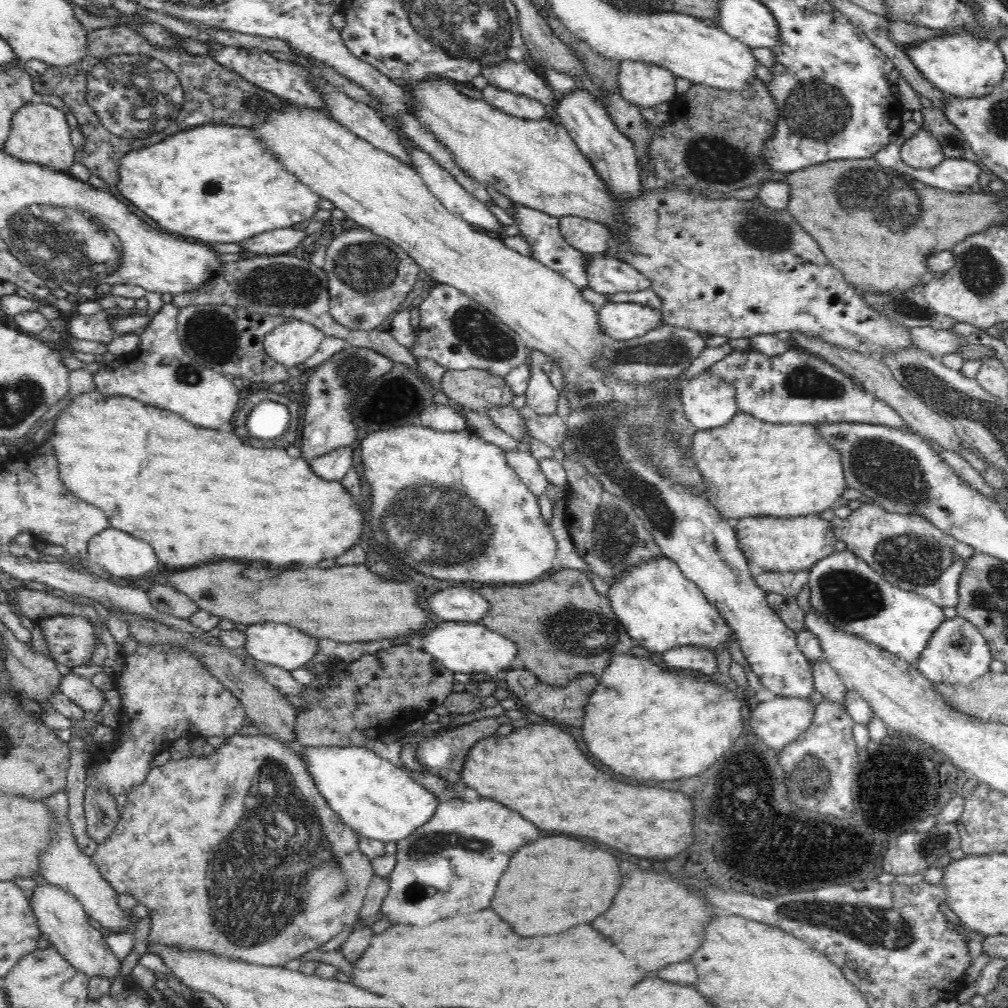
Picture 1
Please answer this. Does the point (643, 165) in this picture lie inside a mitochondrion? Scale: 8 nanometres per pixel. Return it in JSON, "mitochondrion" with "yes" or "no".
{"mitochondrion":"no"}

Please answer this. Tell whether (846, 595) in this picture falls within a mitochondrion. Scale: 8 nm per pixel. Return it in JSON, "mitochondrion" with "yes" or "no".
{"mitochondrion":"yes"}

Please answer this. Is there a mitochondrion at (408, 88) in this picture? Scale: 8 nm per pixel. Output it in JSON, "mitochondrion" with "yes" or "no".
{"mitochondrion":"no"}

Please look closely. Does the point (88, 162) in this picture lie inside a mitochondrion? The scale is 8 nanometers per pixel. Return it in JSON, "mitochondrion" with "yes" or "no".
{"mitochondrion":"no"}

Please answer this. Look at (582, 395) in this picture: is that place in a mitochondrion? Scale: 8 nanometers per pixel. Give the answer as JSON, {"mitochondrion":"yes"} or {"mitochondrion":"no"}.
{"mitochondrion":"yes"}

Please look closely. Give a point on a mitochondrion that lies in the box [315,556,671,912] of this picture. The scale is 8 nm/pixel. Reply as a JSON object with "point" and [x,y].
{"point":[583,632]}

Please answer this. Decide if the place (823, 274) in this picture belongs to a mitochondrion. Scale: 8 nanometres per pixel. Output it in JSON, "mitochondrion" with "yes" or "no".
{"mitochondrion":"no"}

